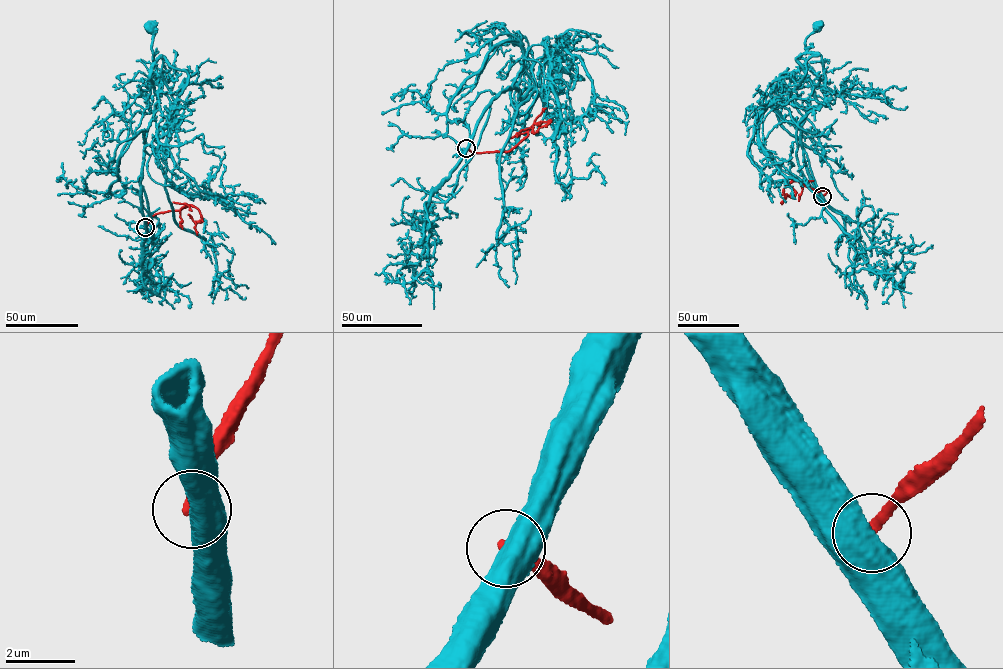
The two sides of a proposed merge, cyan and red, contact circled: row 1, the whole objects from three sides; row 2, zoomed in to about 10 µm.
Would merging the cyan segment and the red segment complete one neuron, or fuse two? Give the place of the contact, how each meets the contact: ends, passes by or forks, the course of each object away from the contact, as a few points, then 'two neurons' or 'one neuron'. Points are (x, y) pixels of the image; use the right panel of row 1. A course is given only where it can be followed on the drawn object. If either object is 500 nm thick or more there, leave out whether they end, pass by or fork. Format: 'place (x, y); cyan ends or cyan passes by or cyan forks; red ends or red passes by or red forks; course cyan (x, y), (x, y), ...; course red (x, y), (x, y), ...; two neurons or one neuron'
place (822, 196); course cyan (822, 197), (808, 172), (801, 141), (805, 114), (818, 102), (796, 59), (806, 51), (806, 37), (818, 26); course red (822, 197), (827, 190), (819, 192), (800, 181), (787, 185), (783, 194), (794, 197), (792, 188); two neurons

